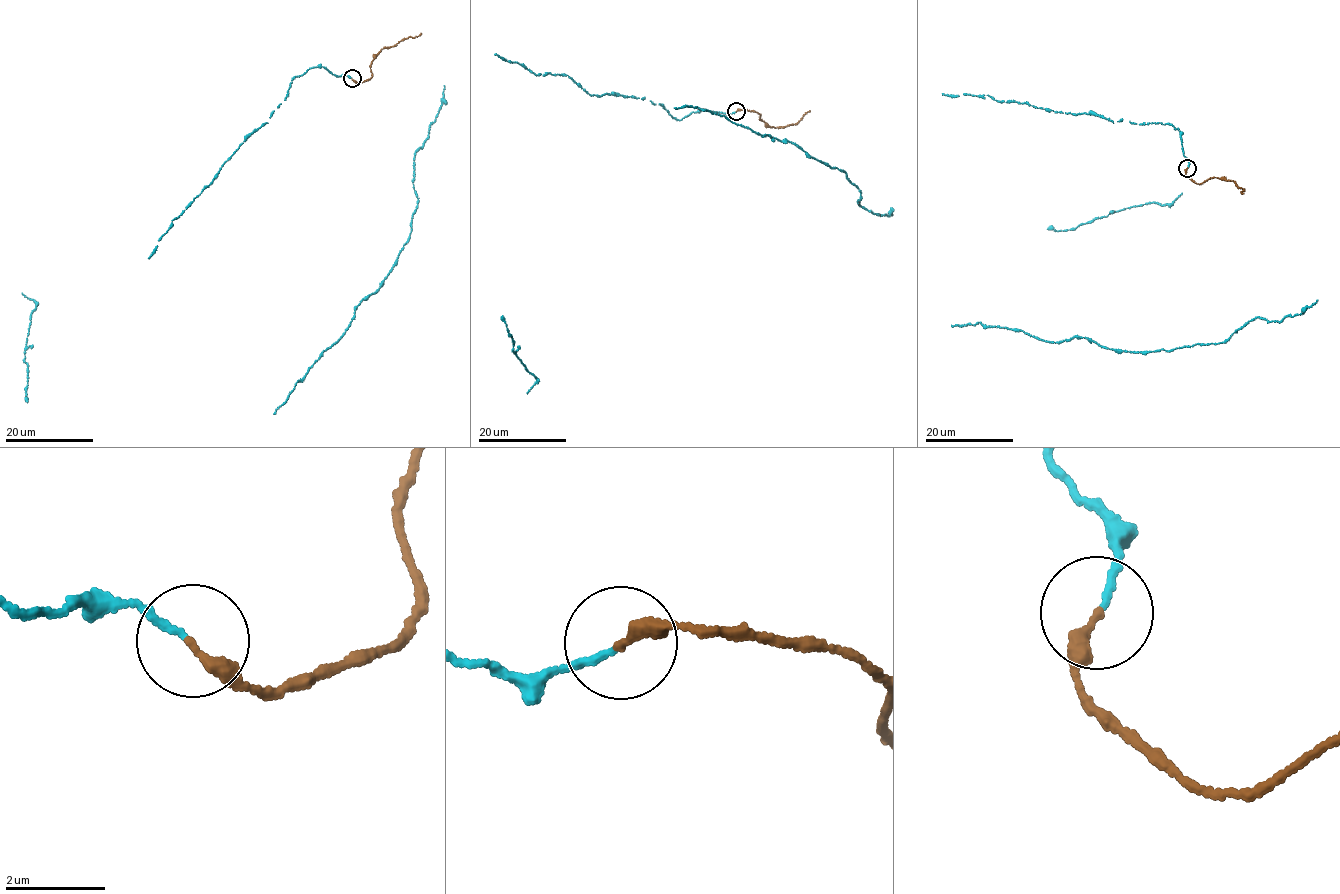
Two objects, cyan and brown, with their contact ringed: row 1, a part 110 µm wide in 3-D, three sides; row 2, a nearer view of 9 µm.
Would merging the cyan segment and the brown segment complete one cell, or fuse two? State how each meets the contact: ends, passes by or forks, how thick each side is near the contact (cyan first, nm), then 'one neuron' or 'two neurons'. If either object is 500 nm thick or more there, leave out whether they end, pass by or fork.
cyan ends there; brown ends there; 140 nm thick on the cyan side, 260 nm on the other; one neuron

